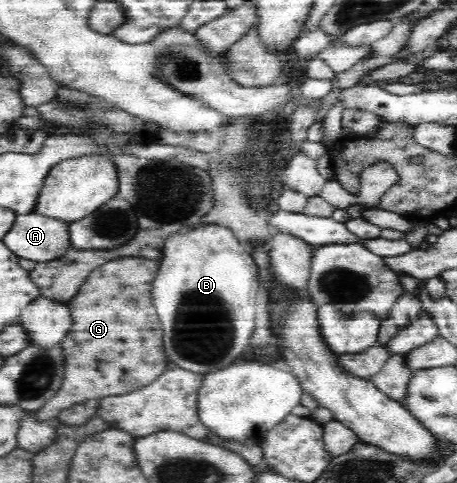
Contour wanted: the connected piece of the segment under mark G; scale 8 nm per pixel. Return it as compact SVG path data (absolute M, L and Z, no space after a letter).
M125 258L107 262L87 278L86 284L71 300L73 326L66 333L63 349L66 354L66 374L63 388L55 399L34 412L37 423L53 423L55 418L76 403L98 397L128 394L143 385L153 382L163 374L169 364L164 349L163 325L153 303L152 290L159 272L160 262Z

